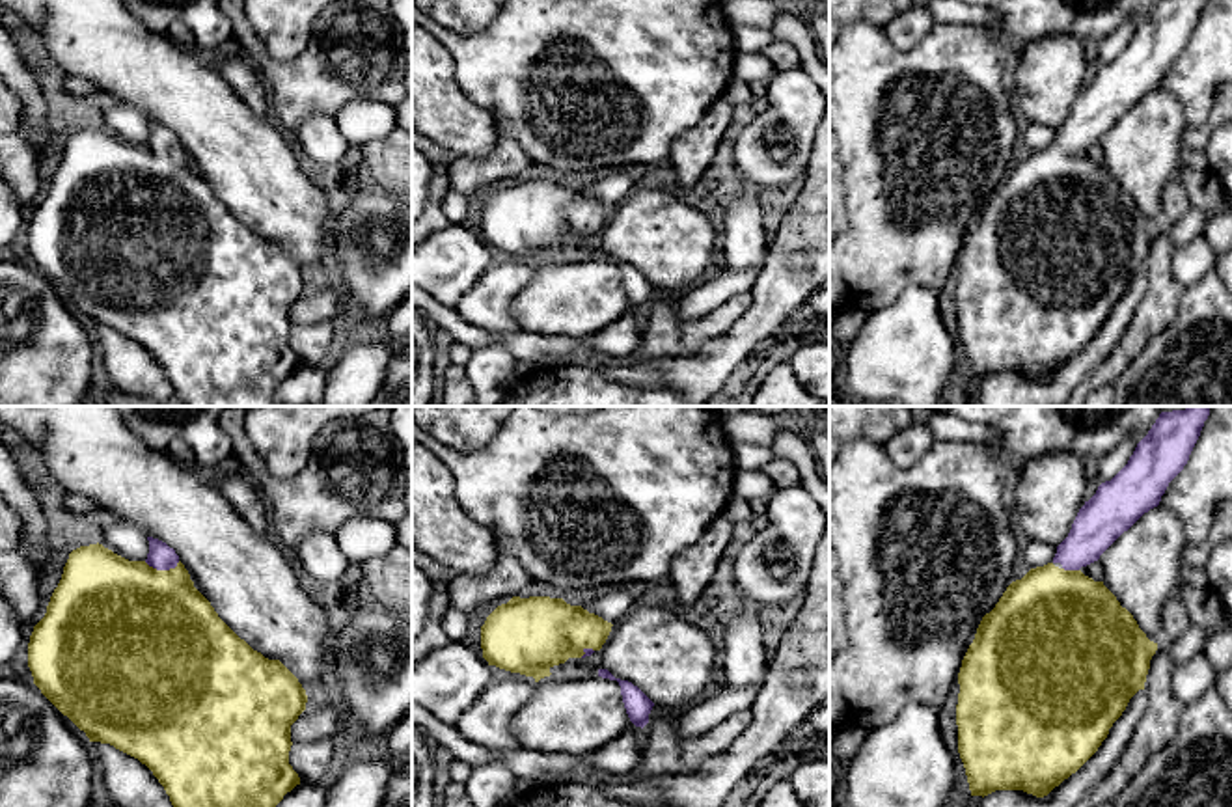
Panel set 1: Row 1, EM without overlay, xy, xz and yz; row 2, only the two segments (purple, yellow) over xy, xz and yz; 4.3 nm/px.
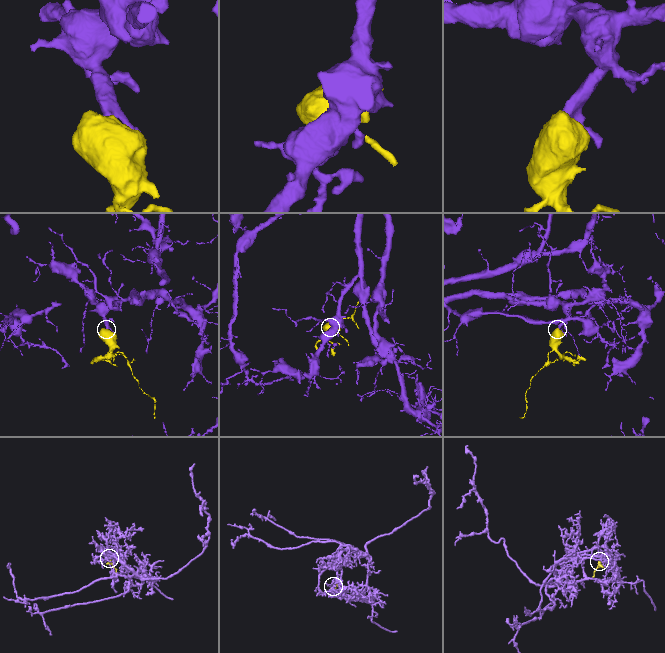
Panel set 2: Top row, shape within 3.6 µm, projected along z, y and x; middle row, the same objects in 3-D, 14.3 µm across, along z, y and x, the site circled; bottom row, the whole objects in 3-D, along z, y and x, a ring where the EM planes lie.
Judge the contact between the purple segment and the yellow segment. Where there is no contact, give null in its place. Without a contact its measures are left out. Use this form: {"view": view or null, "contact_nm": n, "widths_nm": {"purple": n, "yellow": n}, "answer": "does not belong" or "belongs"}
{"view": "xy", "contact_nm": 160, "widths_nm": {"purple": 110, "yellow": 480}, "answer": "belongs"}

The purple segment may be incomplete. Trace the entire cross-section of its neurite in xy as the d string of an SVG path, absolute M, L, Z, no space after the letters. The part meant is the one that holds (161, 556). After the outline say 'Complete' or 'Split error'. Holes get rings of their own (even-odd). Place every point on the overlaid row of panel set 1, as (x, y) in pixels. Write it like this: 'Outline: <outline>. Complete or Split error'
Outline: M147 537L145 561L129 561L103 544L80 546L69 554L62 580L54 589L45 617L34 626L28 643L28 667L41 693L80 731L89 742L110 744L145 764L164 786L173 807L276 807L287 792L300 785L289 764L291 725L306 710L308 695L298 678L280 662L268 660L240 639L214 611L211 602L194 587L179 555L166 542Z. Split error

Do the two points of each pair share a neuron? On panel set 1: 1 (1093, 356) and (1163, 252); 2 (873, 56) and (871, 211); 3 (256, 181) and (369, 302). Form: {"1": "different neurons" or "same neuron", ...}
{"1": "different neurons", "2": "same neuron", "3": "different neurons"}

